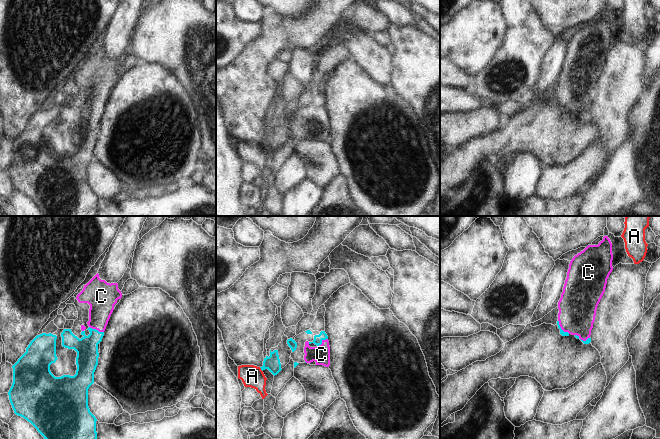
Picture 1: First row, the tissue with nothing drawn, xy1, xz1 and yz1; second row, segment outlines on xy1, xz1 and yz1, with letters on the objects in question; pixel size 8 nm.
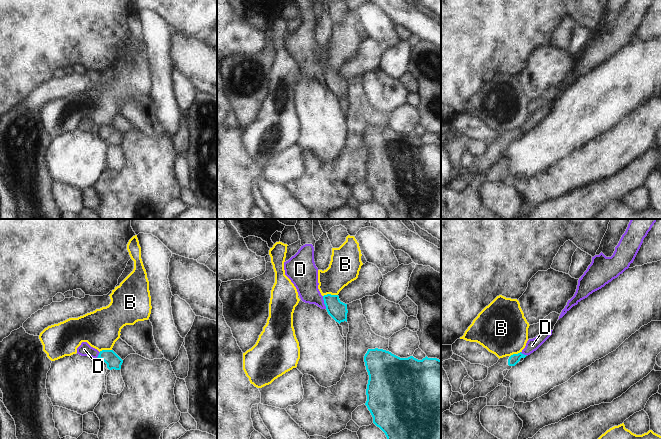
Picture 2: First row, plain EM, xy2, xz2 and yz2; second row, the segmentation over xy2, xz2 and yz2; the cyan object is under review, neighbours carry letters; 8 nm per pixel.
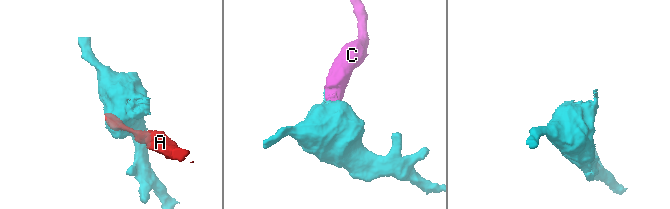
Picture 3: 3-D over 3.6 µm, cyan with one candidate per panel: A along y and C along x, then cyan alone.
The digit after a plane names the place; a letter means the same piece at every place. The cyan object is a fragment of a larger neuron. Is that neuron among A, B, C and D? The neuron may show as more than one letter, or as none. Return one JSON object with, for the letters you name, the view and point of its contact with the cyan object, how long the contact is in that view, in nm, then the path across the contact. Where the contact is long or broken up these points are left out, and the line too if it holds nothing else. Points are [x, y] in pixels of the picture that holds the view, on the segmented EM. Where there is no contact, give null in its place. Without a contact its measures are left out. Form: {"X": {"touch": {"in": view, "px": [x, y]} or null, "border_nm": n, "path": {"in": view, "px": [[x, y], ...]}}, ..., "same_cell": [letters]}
{"C": {"touch": {"in": "xy1", "px": [95, 329]}, "border_nm": 130, "path": {"in": "xy1", "px": [[87, 347], [95, 337], [95, 329], [101, 308], [101, 299]]}}, "same_cell": ["C"]}

